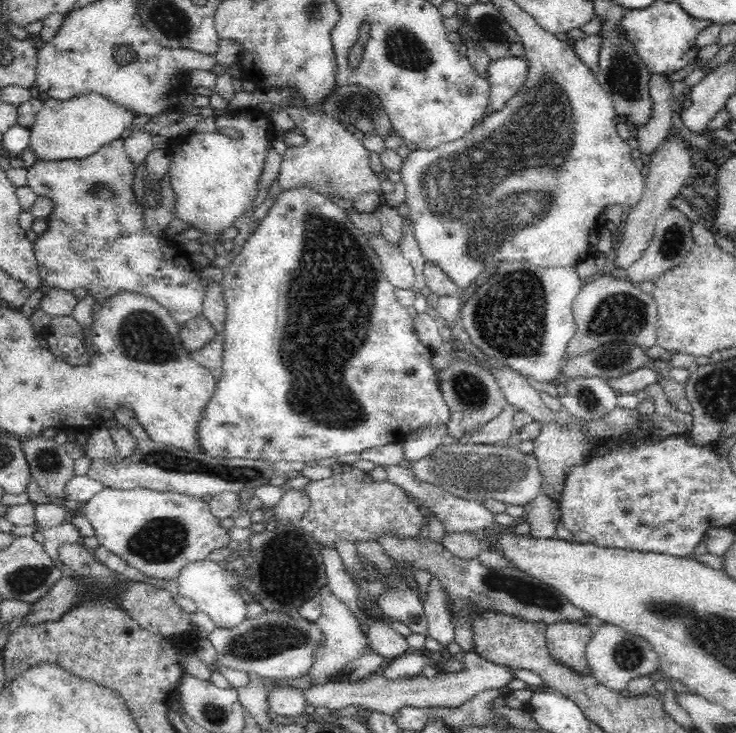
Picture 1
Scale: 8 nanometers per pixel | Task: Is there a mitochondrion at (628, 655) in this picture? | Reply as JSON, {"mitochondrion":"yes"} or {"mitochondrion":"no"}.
{"mitochondrion":"yes"}

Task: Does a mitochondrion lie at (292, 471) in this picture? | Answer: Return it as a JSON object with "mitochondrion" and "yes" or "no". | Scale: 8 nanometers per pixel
{"mitochondrion":"no"}

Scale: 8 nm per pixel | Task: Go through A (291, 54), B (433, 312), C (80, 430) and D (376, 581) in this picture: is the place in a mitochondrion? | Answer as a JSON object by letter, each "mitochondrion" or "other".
{"A":"other","B":"other","C":"other","D":"mitochondrion"}

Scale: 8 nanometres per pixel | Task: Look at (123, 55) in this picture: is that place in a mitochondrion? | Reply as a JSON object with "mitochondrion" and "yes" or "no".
{"mitochondrion":"yes"}

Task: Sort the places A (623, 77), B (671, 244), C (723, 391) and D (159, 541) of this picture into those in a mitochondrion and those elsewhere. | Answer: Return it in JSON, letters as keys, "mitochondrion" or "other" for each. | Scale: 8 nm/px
{"A":"mitochondrion","B":"mitochondrion","C":"mitochondrion","D":"mitochondrion"}

